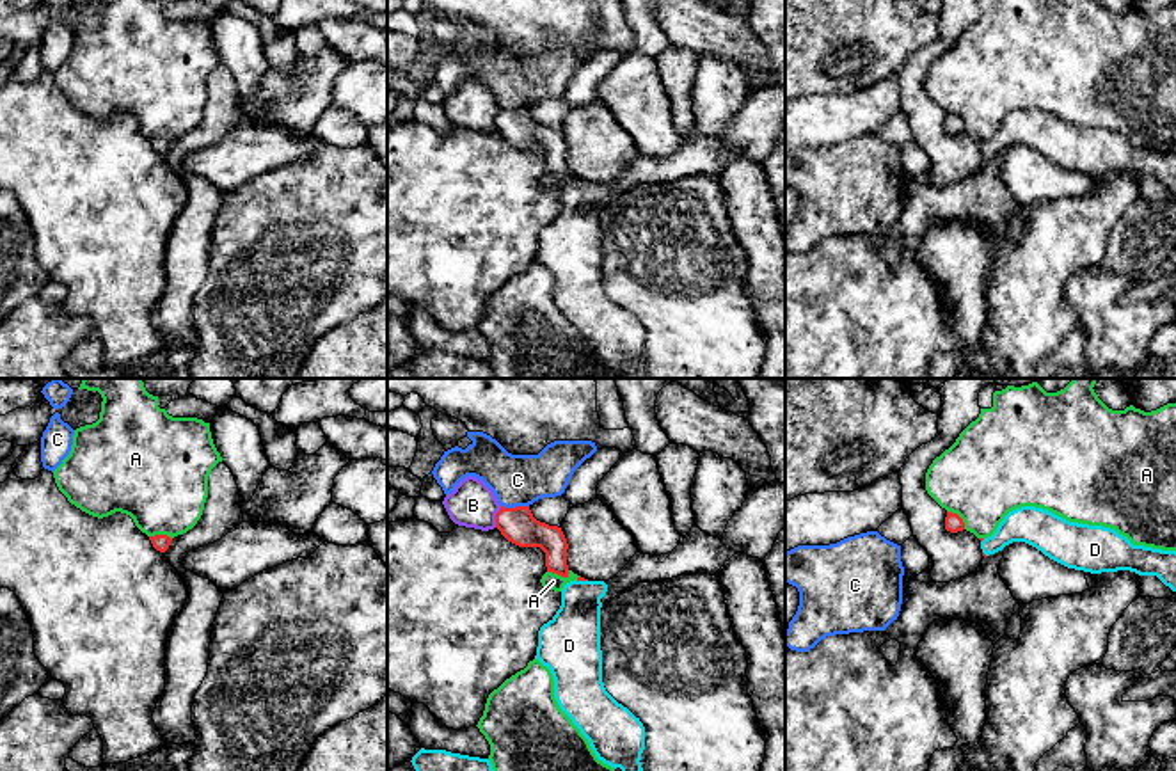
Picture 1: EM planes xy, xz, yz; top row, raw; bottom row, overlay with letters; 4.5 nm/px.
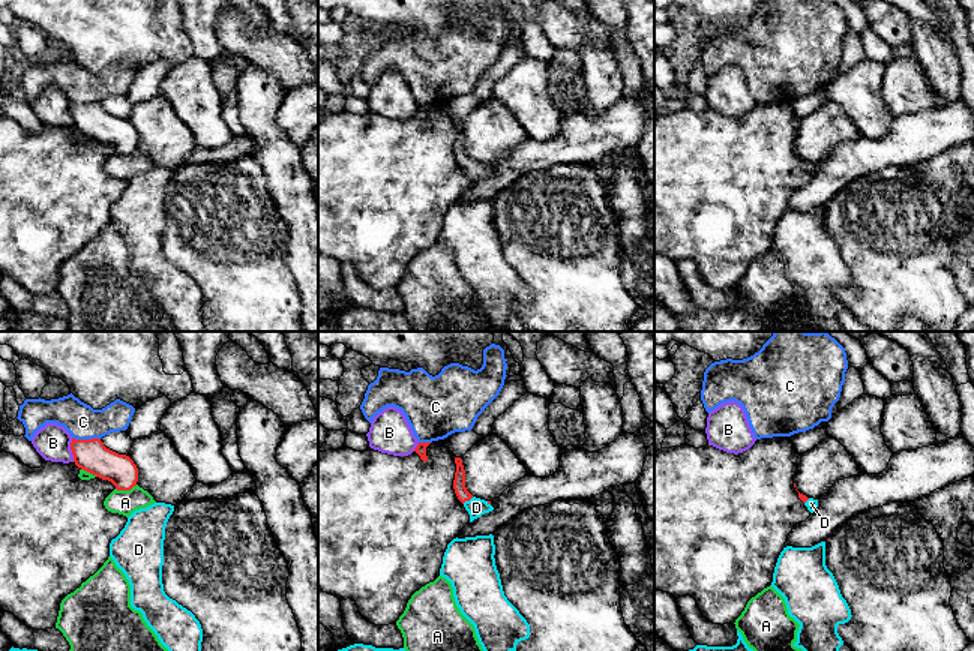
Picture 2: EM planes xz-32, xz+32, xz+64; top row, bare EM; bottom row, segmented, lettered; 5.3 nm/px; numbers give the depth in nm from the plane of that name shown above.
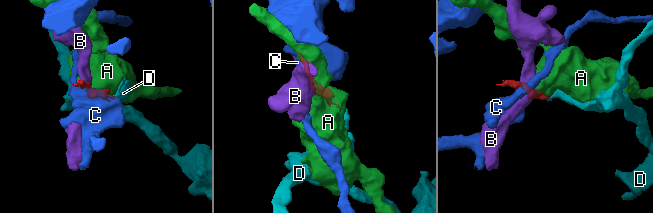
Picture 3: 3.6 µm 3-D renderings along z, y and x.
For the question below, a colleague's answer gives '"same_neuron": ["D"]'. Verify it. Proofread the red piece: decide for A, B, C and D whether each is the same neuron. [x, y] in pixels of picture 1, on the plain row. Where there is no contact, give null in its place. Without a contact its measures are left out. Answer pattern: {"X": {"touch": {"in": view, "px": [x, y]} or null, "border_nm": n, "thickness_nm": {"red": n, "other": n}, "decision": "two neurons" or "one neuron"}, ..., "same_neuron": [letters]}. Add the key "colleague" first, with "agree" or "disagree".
{"colleague": "agree", "A": {"touch": {"in": "xz", "px": [558, 176]}, "border_nm": 110, "thickness_nm": {"red": 140, "other": 80}, "decision": "two neurons"}, "B": {"touch": {"in": "xz", "px": [496, 119]}, "border_nm": 100, "thickness_nm": {"red": 160, "other": 200}, "decision": "two neurons"}, "C": {"touch": {"in": "xz", "px": [516, 109]}, "border_nm": 130, "thickness_nm": {"red": 160, "other": 240}, "decision": "two neurons"}, "D": {"touch": {"in": "xz", "px": [583, 182]}, "border_nm": 50, "thickness_nm": {"red": 20, "other": 240}, "decision": "one neuron"}, "same_neuron": ["D"]}

